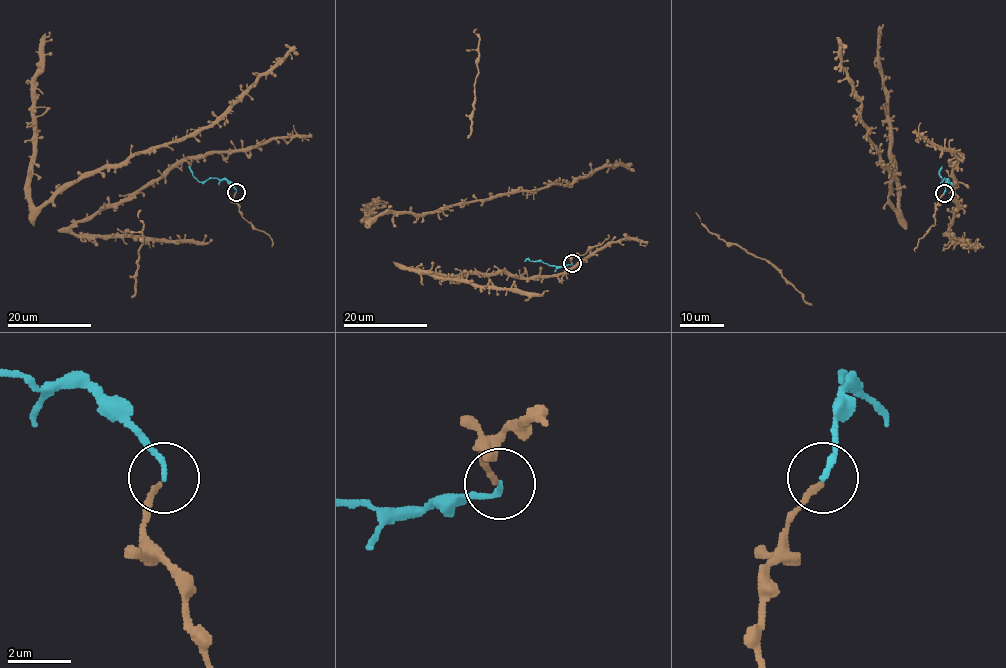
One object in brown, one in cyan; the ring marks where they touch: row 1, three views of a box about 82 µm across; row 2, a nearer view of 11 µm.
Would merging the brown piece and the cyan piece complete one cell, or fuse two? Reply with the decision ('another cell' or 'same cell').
same cell

